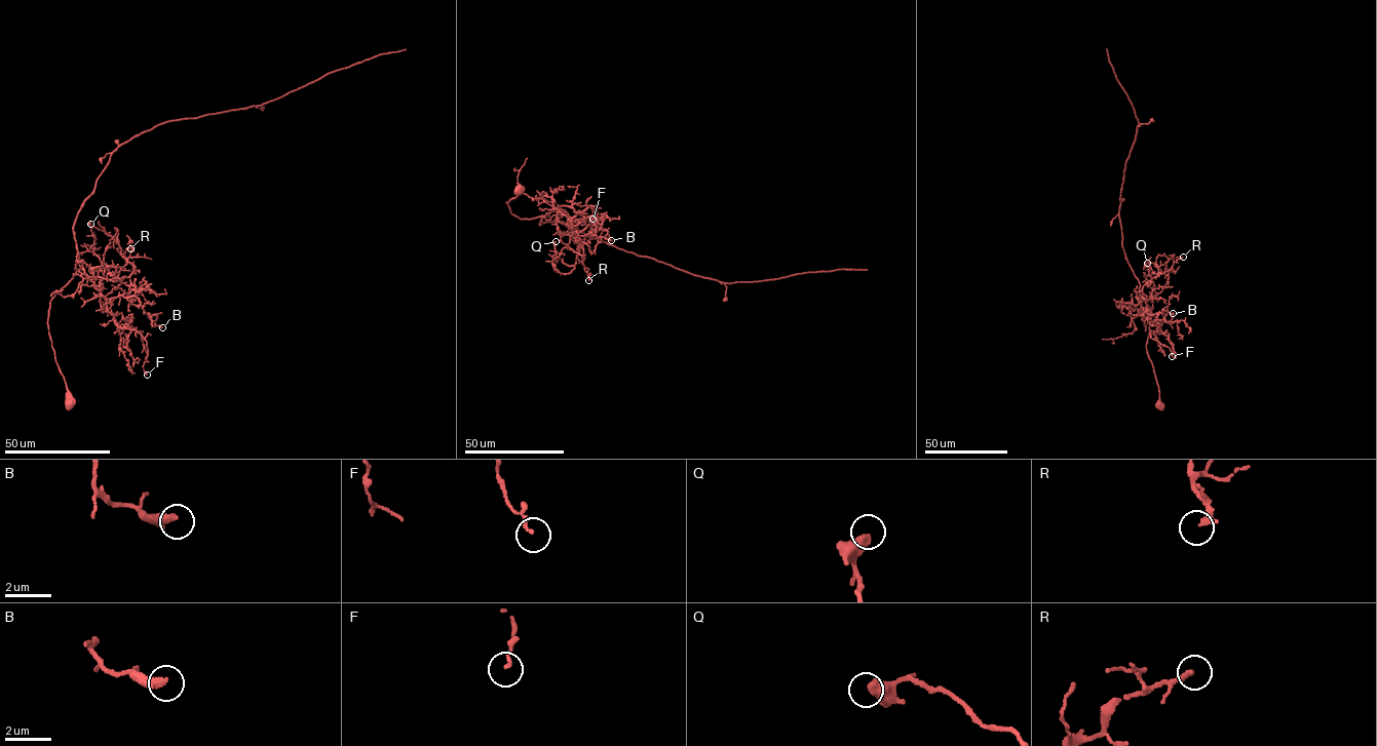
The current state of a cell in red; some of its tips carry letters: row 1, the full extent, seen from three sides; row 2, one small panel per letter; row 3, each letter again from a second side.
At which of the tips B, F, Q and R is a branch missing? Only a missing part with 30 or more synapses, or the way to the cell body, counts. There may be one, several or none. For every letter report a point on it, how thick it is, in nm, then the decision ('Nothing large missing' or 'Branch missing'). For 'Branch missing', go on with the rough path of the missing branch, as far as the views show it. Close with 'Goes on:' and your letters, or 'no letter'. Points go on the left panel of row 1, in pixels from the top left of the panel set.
B: Place: (162, 327). Thickness 400 nm. Nothing large missing
F: Place: (147, 375). Thickness 110 nm. Nothing large missing
Q: Place: (90, 224). Thickness 480 nm. Nothing large missing
R: Place: (130, 248). Thickness 260 nm. Nothing large missing
Goes on: no letter

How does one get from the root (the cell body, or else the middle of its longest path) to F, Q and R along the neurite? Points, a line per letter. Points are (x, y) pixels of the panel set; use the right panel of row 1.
F: (1158, 405), (1146, 348), (1149, 321), (1141, 303), (1140, 313), (1157, 327), (1150, 337), (1168, 346), (1172, 356)
Q: (1158, 405), (1141, 303), (1140, 311), (1148, 316), (1146, 301), (1168, 274), (1147, 263)
R: (1158, 405), (1158, 385), (1146, 348), (1148, 315), (1141, 303), (1140, 309), (1134, 306), (1144, 285), (1183, 257)

